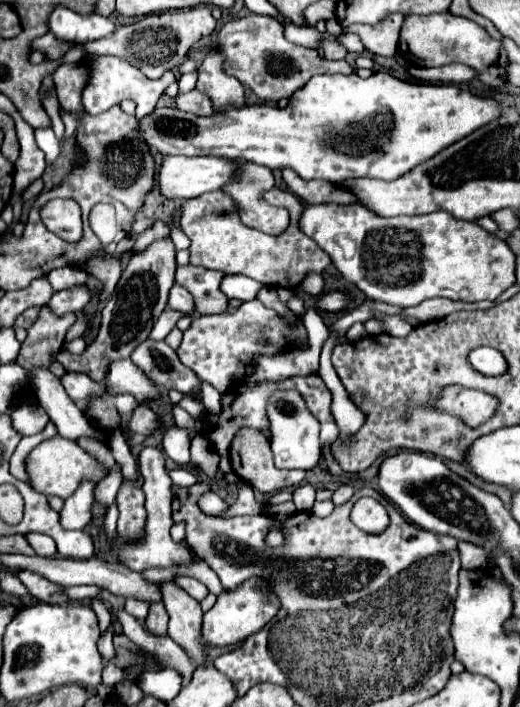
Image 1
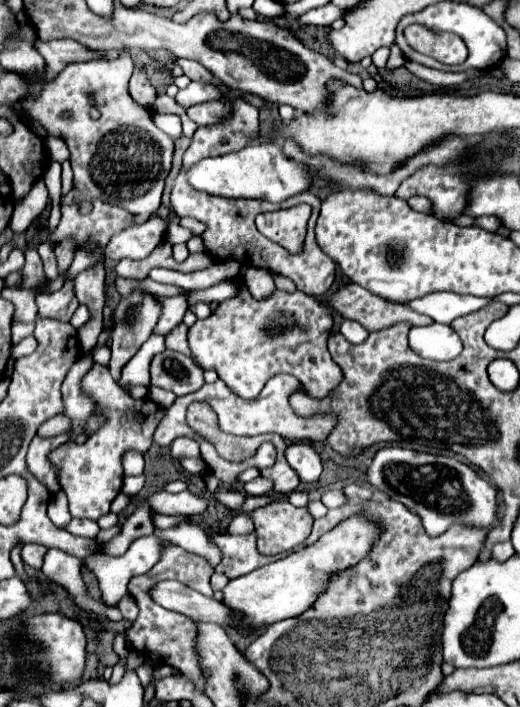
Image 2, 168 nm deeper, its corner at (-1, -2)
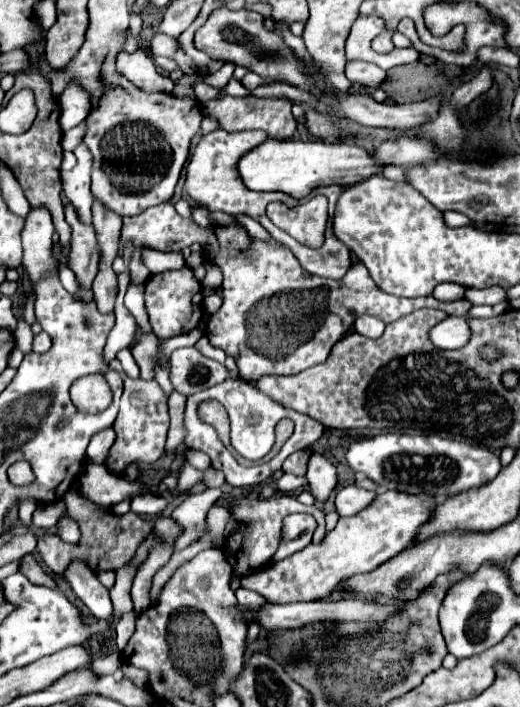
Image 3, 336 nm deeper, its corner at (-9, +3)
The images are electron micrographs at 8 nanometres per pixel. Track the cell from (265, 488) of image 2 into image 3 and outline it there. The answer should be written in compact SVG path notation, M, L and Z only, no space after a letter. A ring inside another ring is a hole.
M282 475L278 481L276 481L278 489L284 491L284 493L290 493L290 491L296 491L296 489L302 489L306 487L306 479L304 477L296 477L296 475Z

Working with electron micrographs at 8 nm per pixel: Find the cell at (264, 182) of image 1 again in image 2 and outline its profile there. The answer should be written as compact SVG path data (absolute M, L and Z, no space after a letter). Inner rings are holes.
M300 204L286 210L278 210L274 214L258 214L256 228L272 242L284 246L292 254L297 254L303 249L308 218L310 206Z

